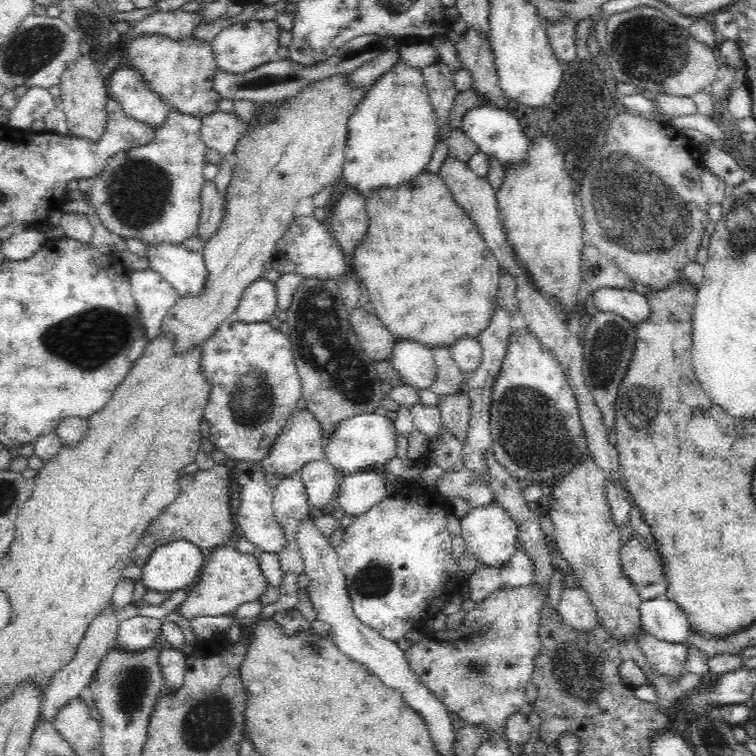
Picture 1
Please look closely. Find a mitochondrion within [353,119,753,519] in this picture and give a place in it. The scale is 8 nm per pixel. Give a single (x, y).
(638, 208)

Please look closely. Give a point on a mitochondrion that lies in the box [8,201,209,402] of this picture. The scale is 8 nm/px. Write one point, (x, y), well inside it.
(101, 337)

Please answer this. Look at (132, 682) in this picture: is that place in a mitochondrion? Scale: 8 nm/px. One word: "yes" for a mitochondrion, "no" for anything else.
yes

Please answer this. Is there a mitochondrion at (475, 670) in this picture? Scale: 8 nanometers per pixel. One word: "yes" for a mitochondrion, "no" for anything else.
yes

